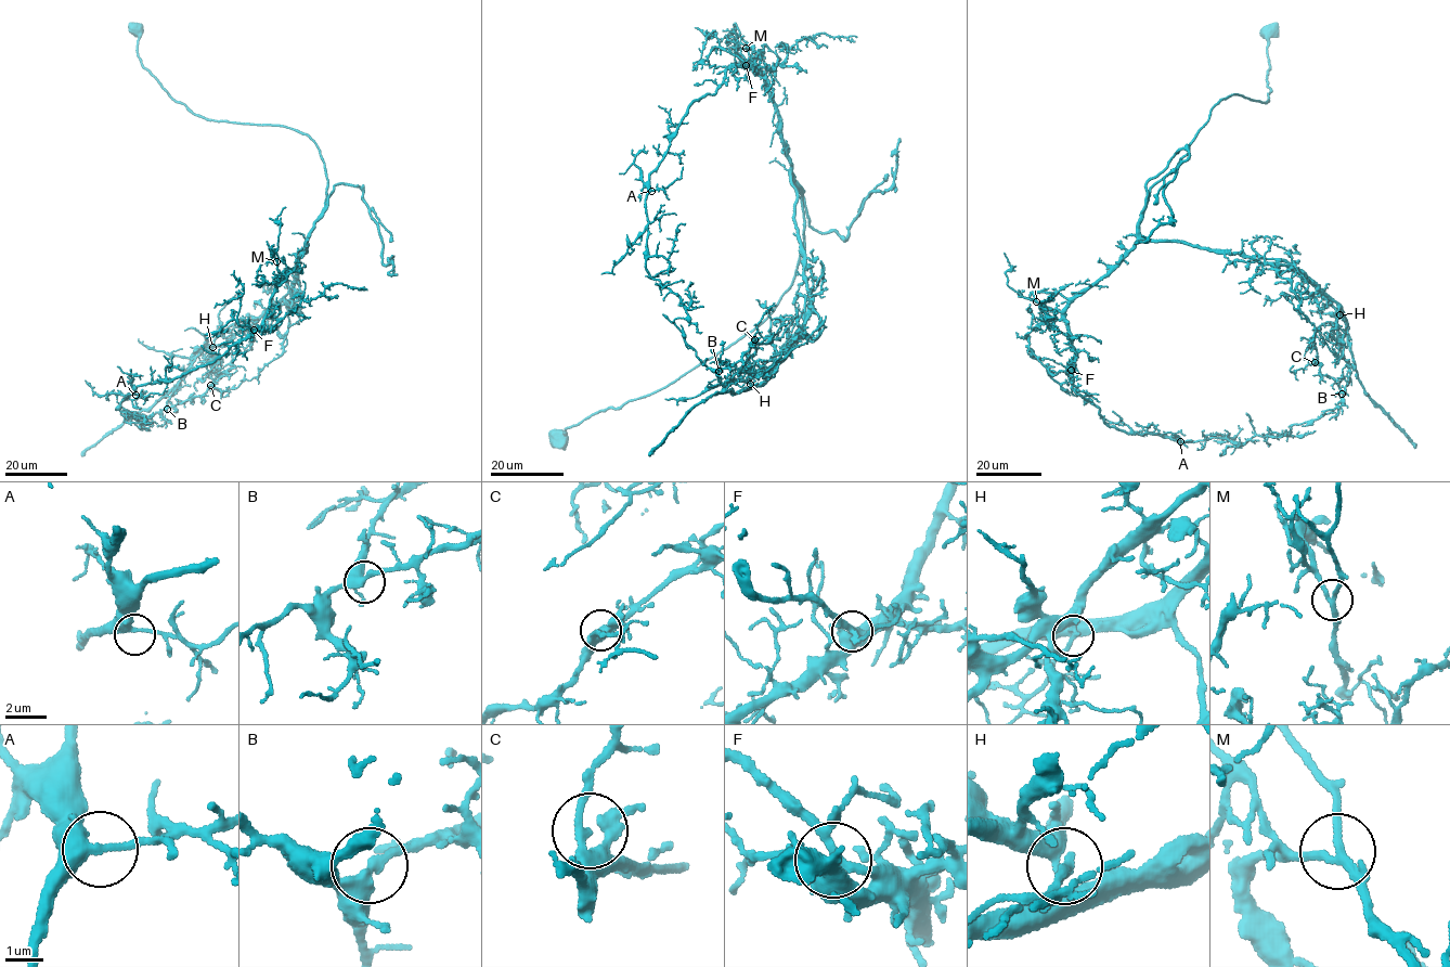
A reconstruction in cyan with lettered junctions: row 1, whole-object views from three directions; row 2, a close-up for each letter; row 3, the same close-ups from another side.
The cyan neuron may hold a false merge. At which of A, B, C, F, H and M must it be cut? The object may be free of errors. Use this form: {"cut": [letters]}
{"cut": ["H"]}

